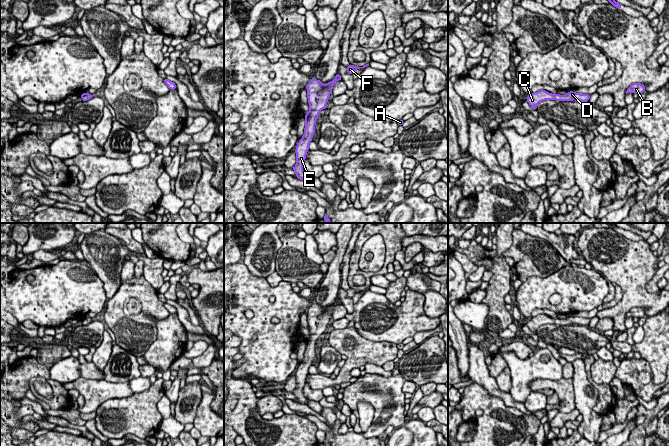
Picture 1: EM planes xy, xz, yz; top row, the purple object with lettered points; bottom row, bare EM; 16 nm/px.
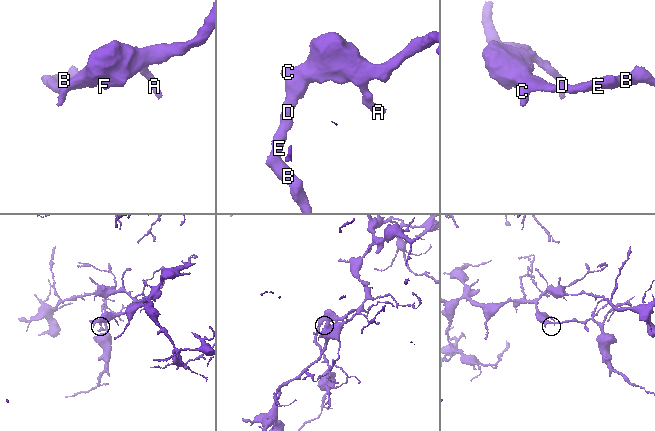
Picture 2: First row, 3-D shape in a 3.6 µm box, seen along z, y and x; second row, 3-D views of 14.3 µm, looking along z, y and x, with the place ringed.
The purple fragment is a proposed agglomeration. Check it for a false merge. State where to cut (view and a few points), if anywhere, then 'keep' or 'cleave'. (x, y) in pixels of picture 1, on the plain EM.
no cut | keep

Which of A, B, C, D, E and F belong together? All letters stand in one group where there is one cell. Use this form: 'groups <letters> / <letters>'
groups A B C D E F

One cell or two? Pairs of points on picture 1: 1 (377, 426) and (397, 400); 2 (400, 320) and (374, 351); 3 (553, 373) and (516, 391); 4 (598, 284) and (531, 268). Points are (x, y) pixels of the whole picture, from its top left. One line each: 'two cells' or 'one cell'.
1: one cell
2: two cells
3: one cell
4: two cells

